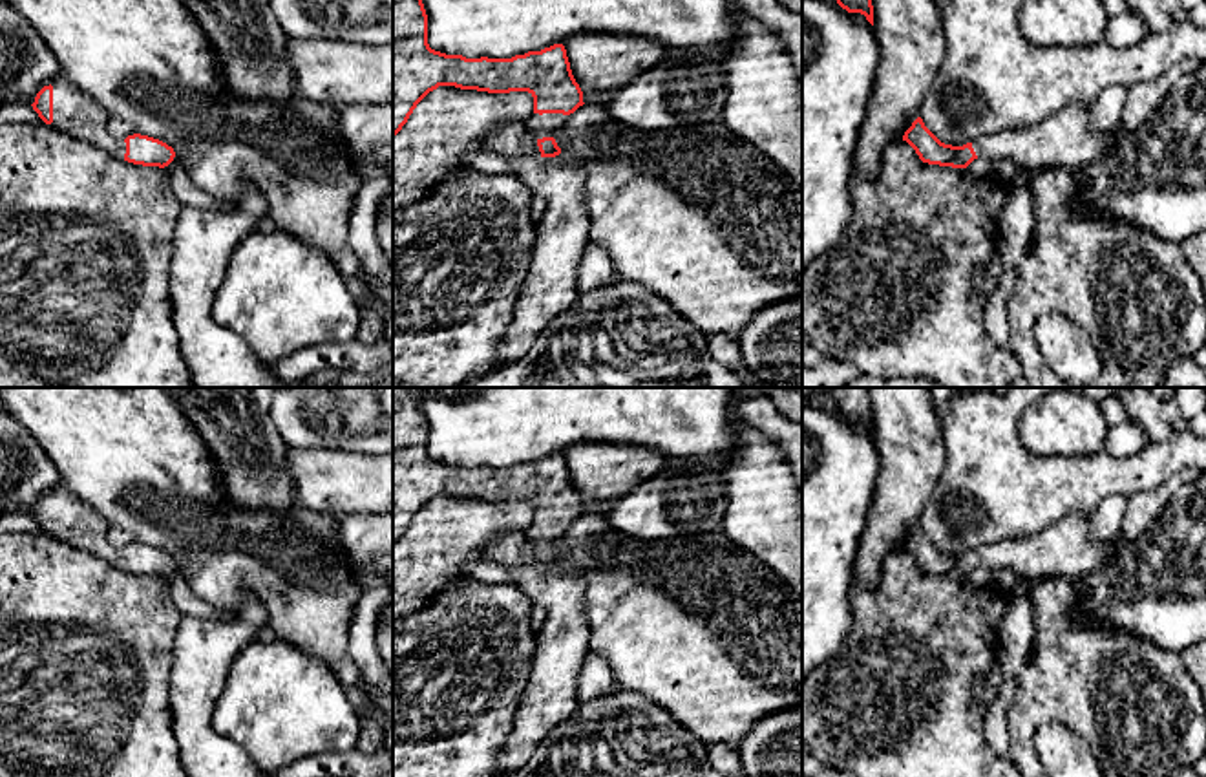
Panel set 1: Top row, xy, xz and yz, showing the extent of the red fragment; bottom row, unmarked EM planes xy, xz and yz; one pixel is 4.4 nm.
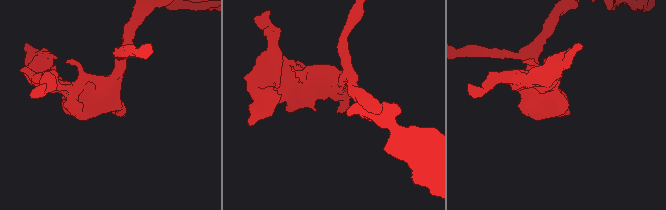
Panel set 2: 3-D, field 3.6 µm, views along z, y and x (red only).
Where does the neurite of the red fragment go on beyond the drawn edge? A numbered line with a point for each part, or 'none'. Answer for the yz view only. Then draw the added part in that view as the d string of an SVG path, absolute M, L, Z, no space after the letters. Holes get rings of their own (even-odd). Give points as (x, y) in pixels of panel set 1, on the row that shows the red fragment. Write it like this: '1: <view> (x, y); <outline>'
1: yz (1064, 139); M1069 104L1034 126L981 135L972 148L978 157L1005 157L1025 168L1078 170L1107 155L1127 133L1124 126L1100 133L1091 128L1089 104Z

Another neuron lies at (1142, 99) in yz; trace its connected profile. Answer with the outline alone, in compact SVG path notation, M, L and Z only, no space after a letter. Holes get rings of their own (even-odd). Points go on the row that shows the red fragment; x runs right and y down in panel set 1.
M1186 57L1171 64L1164 73L1127 88L1127 101L1124 108L1122 126L1127 132L1137 132L1149 115L1168 97L1171 86L1188 73L1197 71L1201 62Z

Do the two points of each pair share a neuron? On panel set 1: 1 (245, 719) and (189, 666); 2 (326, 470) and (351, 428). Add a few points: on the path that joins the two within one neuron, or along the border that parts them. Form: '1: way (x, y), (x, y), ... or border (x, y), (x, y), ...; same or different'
1: border (236, 655), (212, 715), (212, 728), (222, 737); different
2: border (295, 448), (346, 448), (373, 454); different

